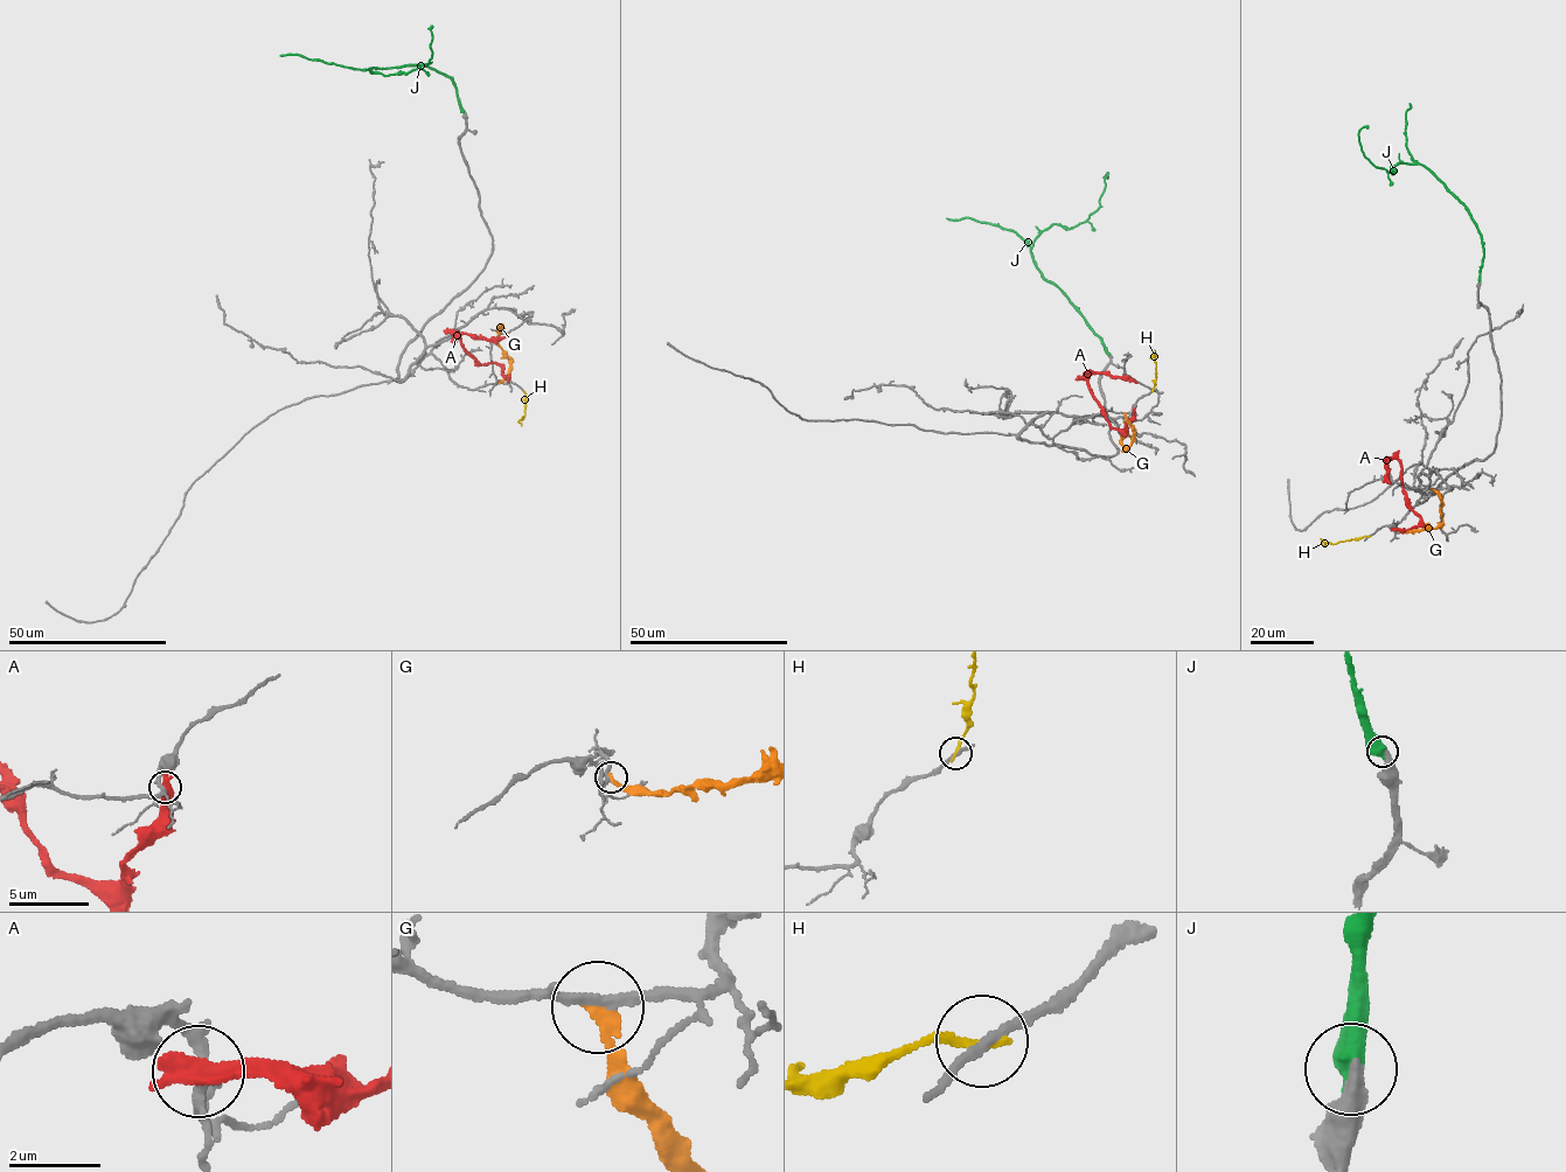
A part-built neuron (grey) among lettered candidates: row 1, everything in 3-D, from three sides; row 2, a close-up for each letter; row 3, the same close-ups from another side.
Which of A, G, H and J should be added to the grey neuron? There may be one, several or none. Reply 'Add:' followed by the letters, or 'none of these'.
Add: J

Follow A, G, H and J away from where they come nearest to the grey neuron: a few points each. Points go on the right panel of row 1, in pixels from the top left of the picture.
A: (1394, 529), (1417, 527), (1420, 516), (1410, 504), (1401, 486), (1400, 465), (1390, 458), (1386, 481), (1391, 483)
G: (1396, 529), (1435, 529), (1441, 523), (1441, 496), (1432, 488)
H: (1368, 536), (1317, 544)
J: (1478, 280), (1482, 237), (1466, 208), (1421, 165), (1400, 162), (1393, 174), (1375, 166), (1359, 141), (1369, 127)

